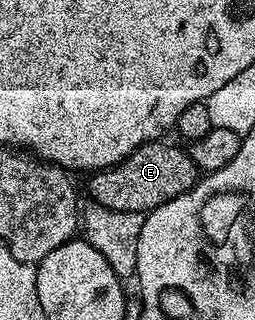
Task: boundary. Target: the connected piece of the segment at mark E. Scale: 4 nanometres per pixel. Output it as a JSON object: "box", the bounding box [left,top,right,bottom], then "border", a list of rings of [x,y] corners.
{"box":[90,140,201,213],"border":[[[167,140],[146,142],[135,149],[117,166],[96,170],[90,175],[90,201],[123,213],[144,213],[156,210],[161,204],[189,192],[201,177],[201,171],[190,153],[179,146],[170,146]]]}

